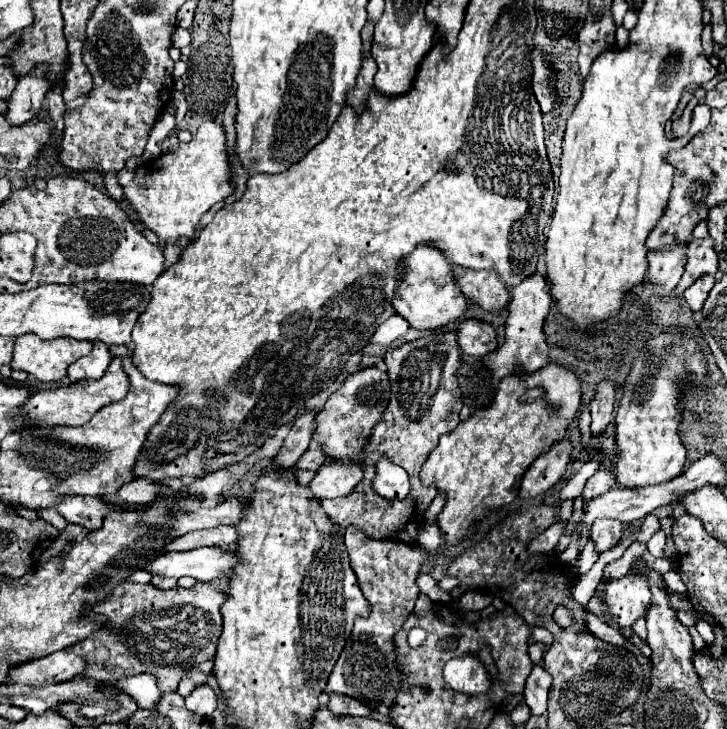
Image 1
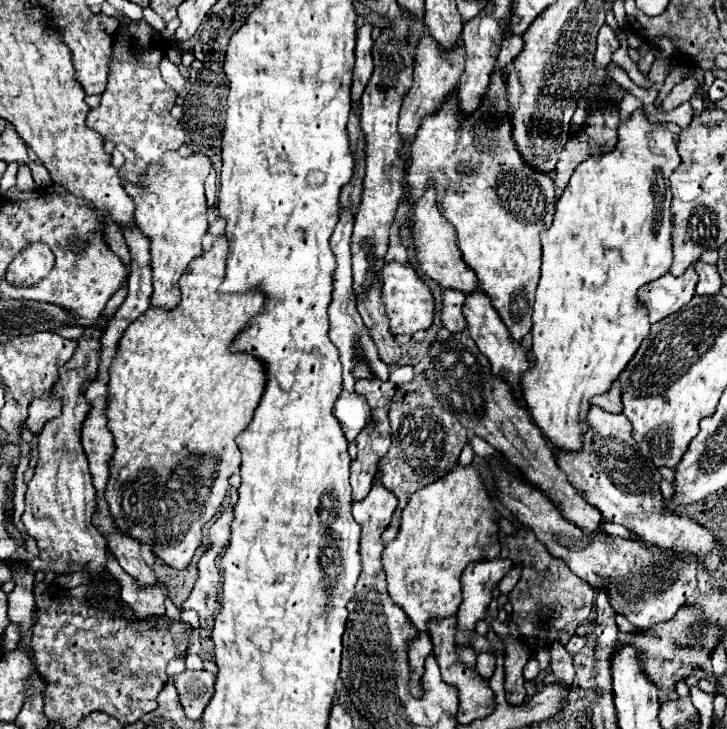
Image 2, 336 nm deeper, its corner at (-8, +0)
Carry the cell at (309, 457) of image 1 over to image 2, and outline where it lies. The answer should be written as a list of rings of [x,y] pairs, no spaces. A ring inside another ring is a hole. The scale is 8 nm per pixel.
[[[342,390],[342,394],[336,400],[336,406],[334,406],[334,416],[338,418],[346,438],[350,442],[354,442],[356,436],[370,422],[370,408],[368,408],[368,402],[364,400],[364,396]]]

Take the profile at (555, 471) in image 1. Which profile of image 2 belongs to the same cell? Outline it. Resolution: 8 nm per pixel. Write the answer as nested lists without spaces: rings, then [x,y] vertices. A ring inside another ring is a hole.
[[[492,558],[492,560],[480,560],[480,562],[468,564],[468,568],[462,574],[464,600],[462,600],[460,608],[458,608],[458,630],[460,632],[456,636],[456,642],[458,642],[458,648],[460,648],[460,660],[464,660],[464,664],[468,664],[468,666],[476,664],[476,654],[470,648],[466,648],[470,644],[470,634],[472,634],[476,622],[480,618],[484,618],[484,610],[486,610],[486,606],[492,600],[492,588],[502,580],[502,576],[510,568],[512,568],[512,560],[508,560],[508,558]]]

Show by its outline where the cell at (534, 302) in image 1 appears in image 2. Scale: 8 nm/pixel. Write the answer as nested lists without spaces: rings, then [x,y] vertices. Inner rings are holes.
[[[614,382],[608,392],[600,394],[600,396],[594,396],[590,400],[590,404],[600,406],[600,408],[604,408],[608,412],[622,412],[622,404],[620,404],[620,384]]]

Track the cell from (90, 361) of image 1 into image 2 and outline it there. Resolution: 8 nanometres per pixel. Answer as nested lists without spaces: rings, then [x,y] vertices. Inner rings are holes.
[[[48,394],[48,398],[36,398],[30,404],[28,410],[28,426],[34,434],[38,434],[42,430],[42,424],[46,424],[46,420],[52,420],[56,416],[60,416],[62,402],[58,396]]]

